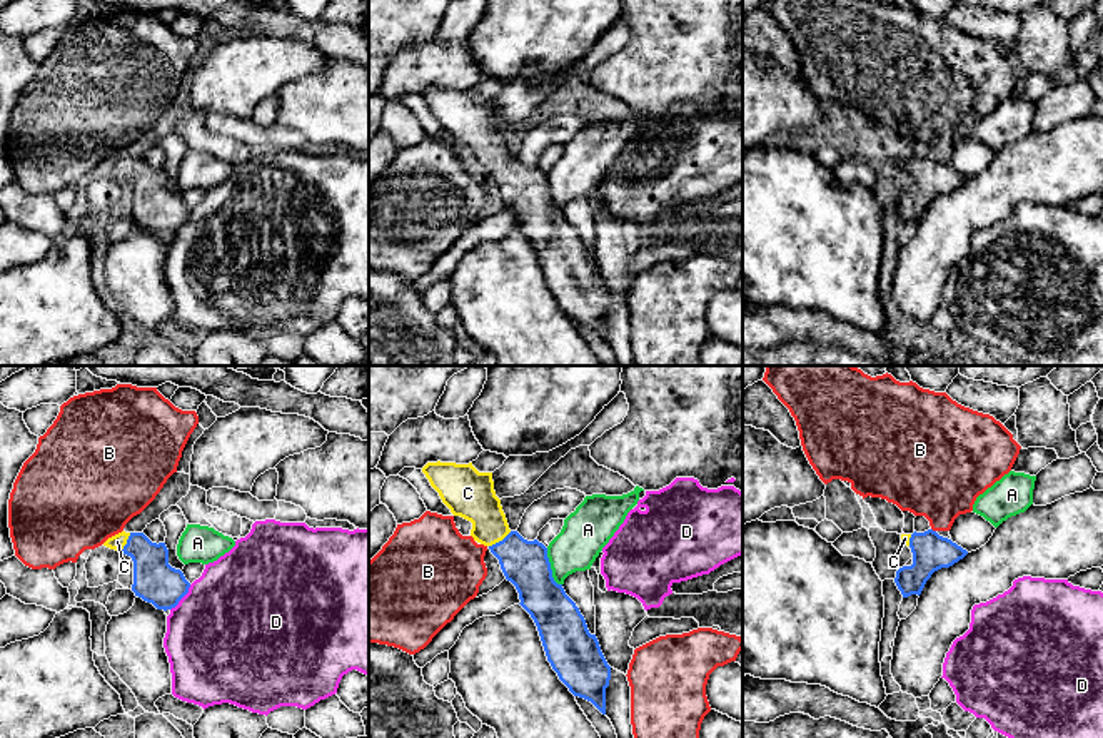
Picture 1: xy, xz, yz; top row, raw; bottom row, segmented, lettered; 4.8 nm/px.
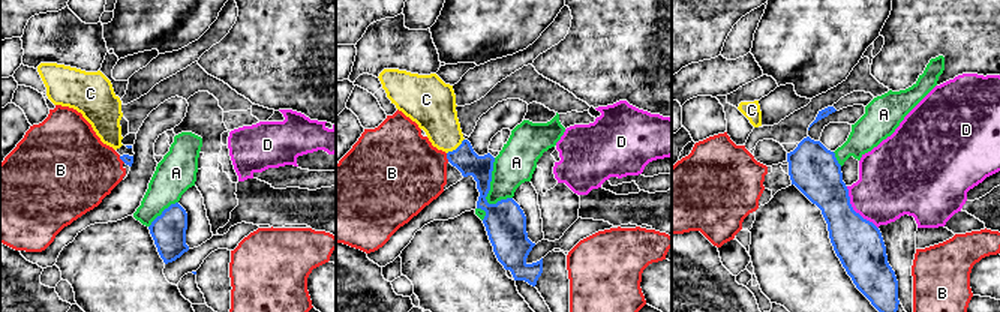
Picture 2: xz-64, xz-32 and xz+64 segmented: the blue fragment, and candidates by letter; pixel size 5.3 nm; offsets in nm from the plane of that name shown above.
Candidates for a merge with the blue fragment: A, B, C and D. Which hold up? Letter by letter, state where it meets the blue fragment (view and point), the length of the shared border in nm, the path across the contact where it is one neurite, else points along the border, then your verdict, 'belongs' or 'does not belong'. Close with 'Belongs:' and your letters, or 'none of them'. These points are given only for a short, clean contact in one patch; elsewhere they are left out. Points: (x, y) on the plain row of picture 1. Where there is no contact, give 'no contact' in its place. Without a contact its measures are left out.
A: xz (549, 194) | 200 nm | along xz (546, 174), (551, 202), (561, 211) | does not belong
B: yz (931, 156) | 30 nm | does not belong
C: xz (499, 167) | 130 nm | across xz (524, 189), (499, 167), (484, 136), (473, 124) | belongs
D: xy (182, 222) | 160 nm | does not belong
Belongs: C

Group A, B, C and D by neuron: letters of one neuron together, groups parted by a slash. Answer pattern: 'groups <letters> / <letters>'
groups A / B / C / D

